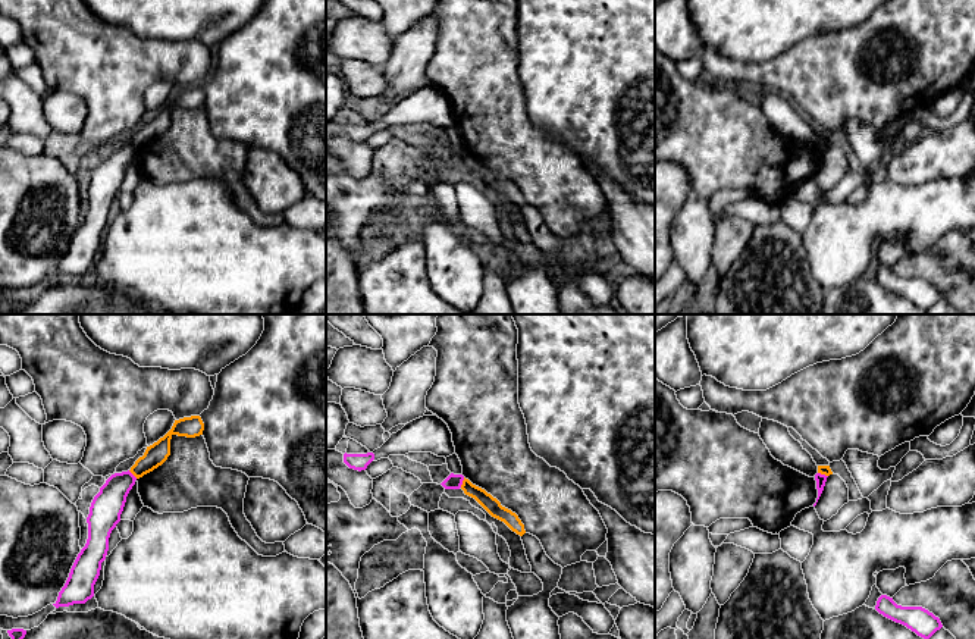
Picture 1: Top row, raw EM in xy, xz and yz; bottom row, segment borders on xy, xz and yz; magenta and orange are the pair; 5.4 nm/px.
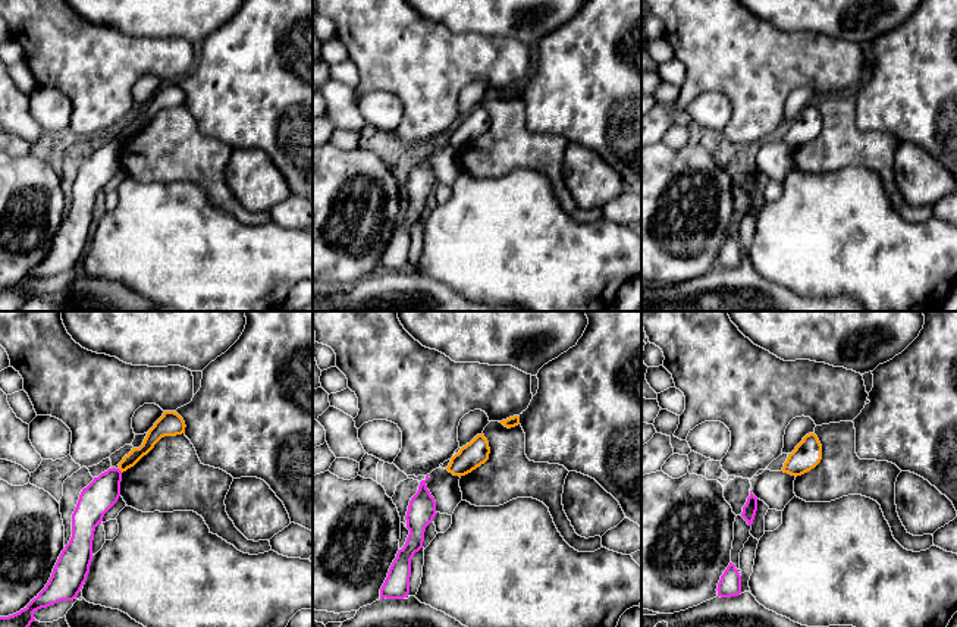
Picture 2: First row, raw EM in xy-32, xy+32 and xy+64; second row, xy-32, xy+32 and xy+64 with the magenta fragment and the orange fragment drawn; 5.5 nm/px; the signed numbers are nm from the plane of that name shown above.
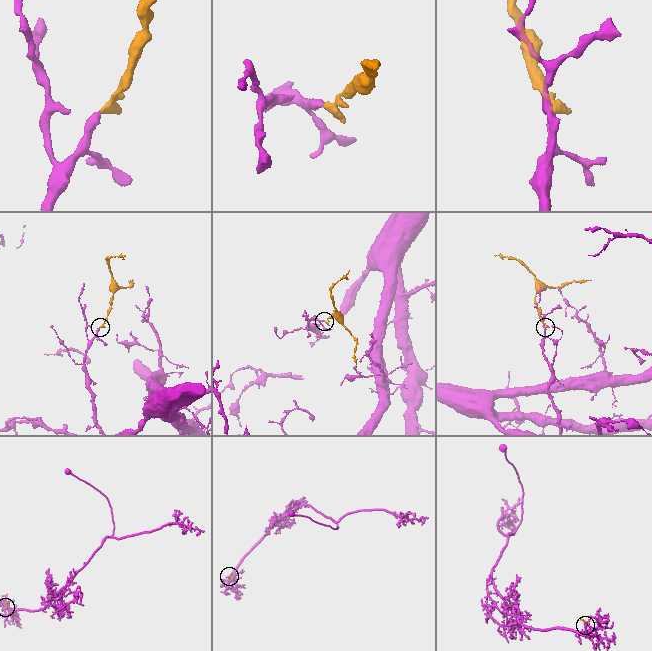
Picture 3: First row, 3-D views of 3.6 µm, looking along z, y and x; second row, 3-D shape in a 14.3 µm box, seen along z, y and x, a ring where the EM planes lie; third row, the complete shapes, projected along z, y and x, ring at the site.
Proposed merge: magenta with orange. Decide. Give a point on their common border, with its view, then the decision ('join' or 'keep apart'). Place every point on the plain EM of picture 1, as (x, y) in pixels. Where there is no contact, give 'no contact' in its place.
meets magenta in xz at (461, 153); keep apart

